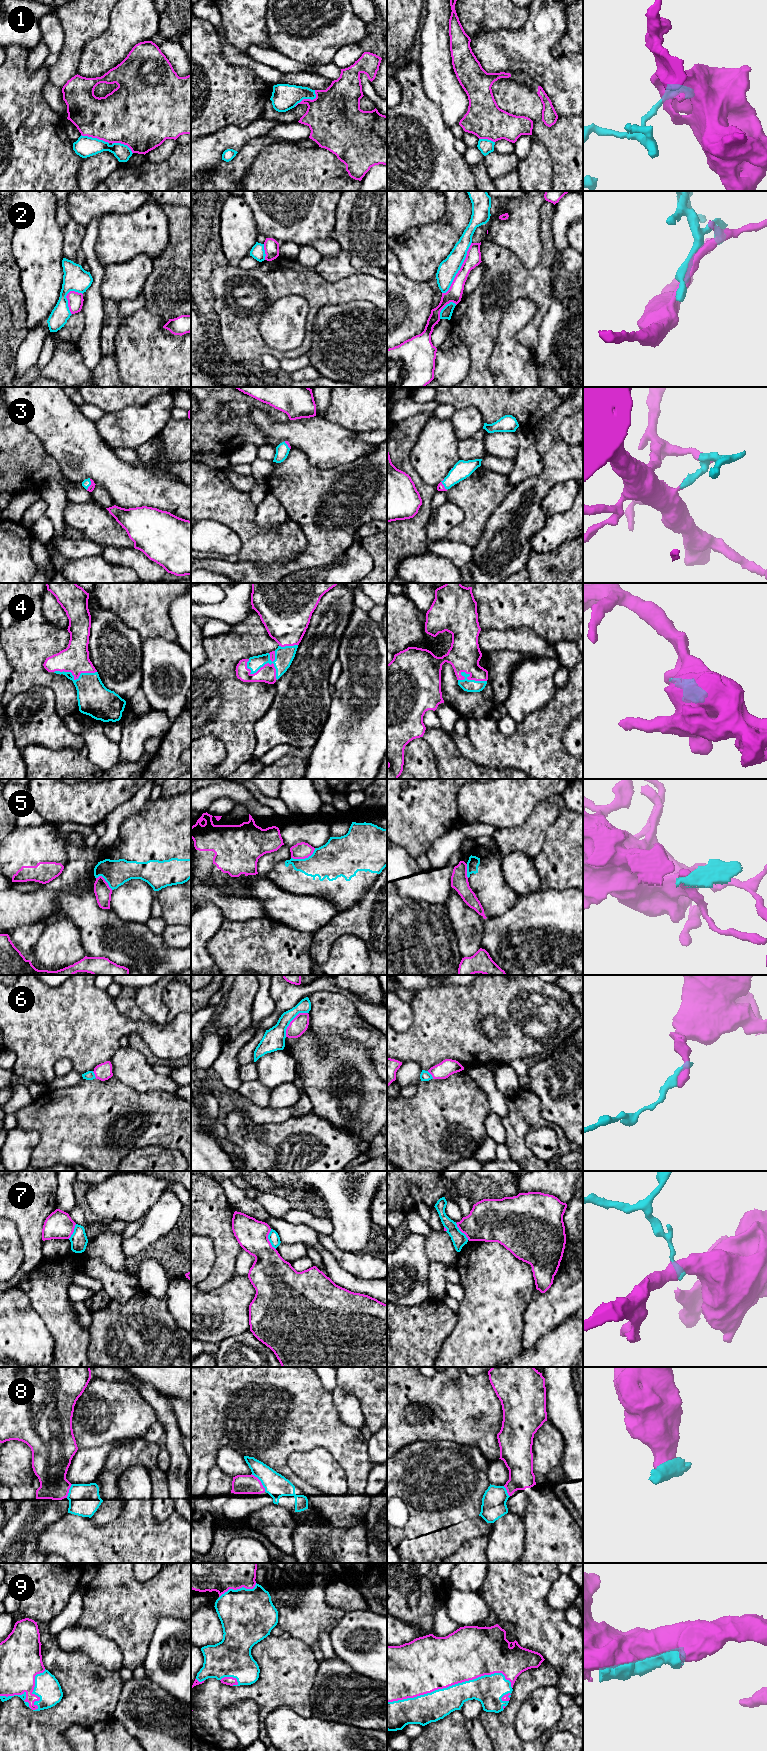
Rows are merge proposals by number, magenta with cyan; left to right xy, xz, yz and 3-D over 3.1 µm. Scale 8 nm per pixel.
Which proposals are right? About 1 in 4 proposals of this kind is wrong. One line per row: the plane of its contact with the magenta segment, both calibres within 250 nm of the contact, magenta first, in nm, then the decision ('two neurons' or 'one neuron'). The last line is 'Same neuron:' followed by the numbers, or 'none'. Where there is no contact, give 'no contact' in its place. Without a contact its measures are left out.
1: meets magenta in xz; 420 nm thick on the magenta side, 220 nm on the other; two neurons
2: meets magenta in yz; 130 nm thick on the magenta side, 160 nm on the other; two neurons
3: meets magenta in xy; 50 nm thick on the magenta side, 70 nm on the other; one neuron
4: meets magenta in xz; 140 nm thick on the magenta side, 150 nm on the other; one neuron
5: meets magenta in xz; 130 nm thick on the magenta side, 280 nm on the other; two neurons
6: meets magenta in xz; 140 nm thick on the magenta side, 180 nm on the other; two neurons
7: meets magenta in xz; 280 nm thick on the magenta side, 90 nm on the other; two neurons
8: meets magenta in xz; 160 nm thick on the magenta side, 190 nm on the other; two neurons
9: meets magenta in yz; 440 nm thick on the magenta side, 240 nm on the other; one neuron
Same neuron: 3, 4, 9

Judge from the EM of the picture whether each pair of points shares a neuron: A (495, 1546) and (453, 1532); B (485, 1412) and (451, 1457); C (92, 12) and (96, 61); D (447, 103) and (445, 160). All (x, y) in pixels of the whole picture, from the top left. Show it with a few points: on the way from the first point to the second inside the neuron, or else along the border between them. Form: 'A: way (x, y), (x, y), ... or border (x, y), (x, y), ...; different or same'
A: border (493, 1523), (493, 1528), (488, 1535); different
B: border (437, 1440), (453, 1440), (475, 1447), (482, 1454); different
C: border (109, 19), (107, 28), (83, 46), (81, 57); different
D: border (434, 103), (439, 109), (443, 121), (450, 128); different

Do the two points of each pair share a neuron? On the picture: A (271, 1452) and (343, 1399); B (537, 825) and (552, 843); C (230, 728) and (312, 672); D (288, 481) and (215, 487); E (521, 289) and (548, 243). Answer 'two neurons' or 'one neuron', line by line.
A: two neurons
B: two neurons
C: two neurons
D: two neurons
E: one neuron

